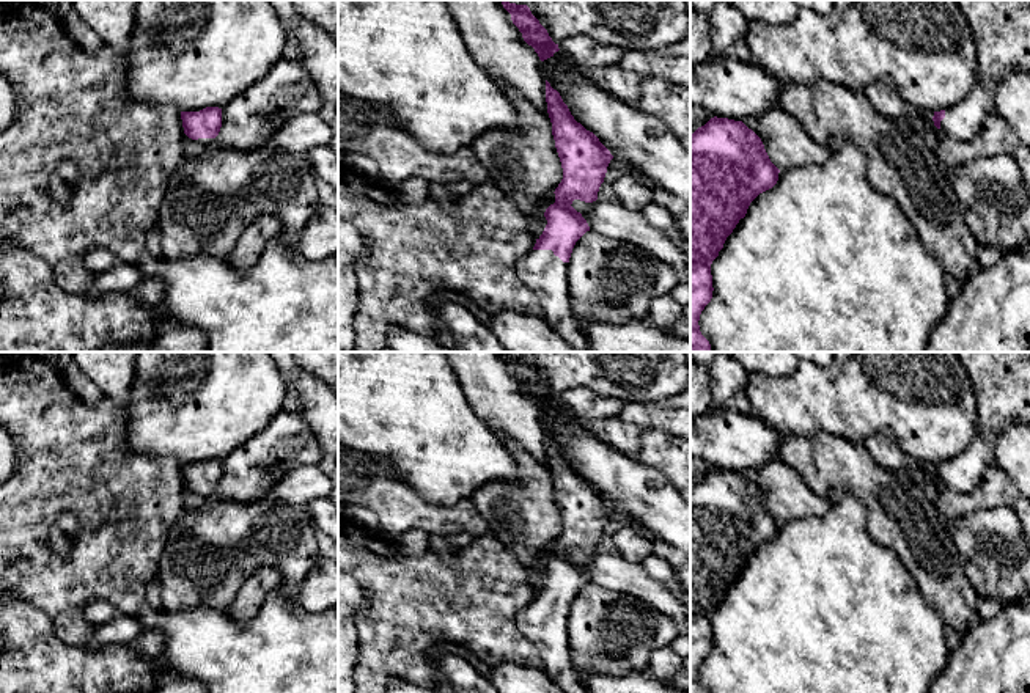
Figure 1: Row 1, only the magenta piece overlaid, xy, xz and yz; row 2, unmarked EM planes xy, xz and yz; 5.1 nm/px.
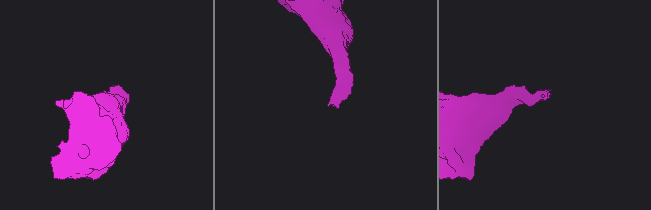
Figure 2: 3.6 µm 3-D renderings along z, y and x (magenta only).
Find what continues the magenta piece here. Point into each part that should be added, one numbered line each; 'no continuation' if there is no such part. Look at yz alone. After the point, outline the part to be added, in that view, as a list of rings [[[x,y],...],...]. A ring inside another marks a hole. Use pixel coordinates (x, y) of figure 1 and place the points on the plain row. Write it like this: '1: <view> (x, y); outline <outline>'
1: yz (1000, 381); outline [[[956,352],[972,379],[978,404],[978,427],[969,446],[956,457],[945,460],[940,484],[966,495],[984,478],[986,468],[995,464],[995,437],[1006,423],[1030,426],[1030,352]]]

